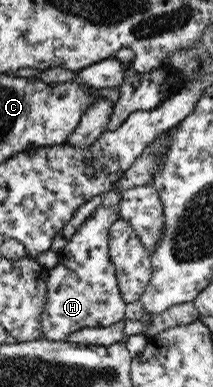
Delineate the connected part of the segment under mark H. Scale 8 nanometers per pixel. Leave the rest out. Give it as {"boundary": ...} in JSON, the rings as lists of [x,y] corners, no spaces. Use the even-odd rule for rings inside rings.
{"boundary":[[[99,206],[73,234],[67,246],[58,252],[58,265],[47,271],[47,301],[41,313],[43,339],[67,342],[72,332],[85,327],[106,327],[124,318],[126,302],[119,292],[108,253],[109,229],[119,218],[117,207]]]}

